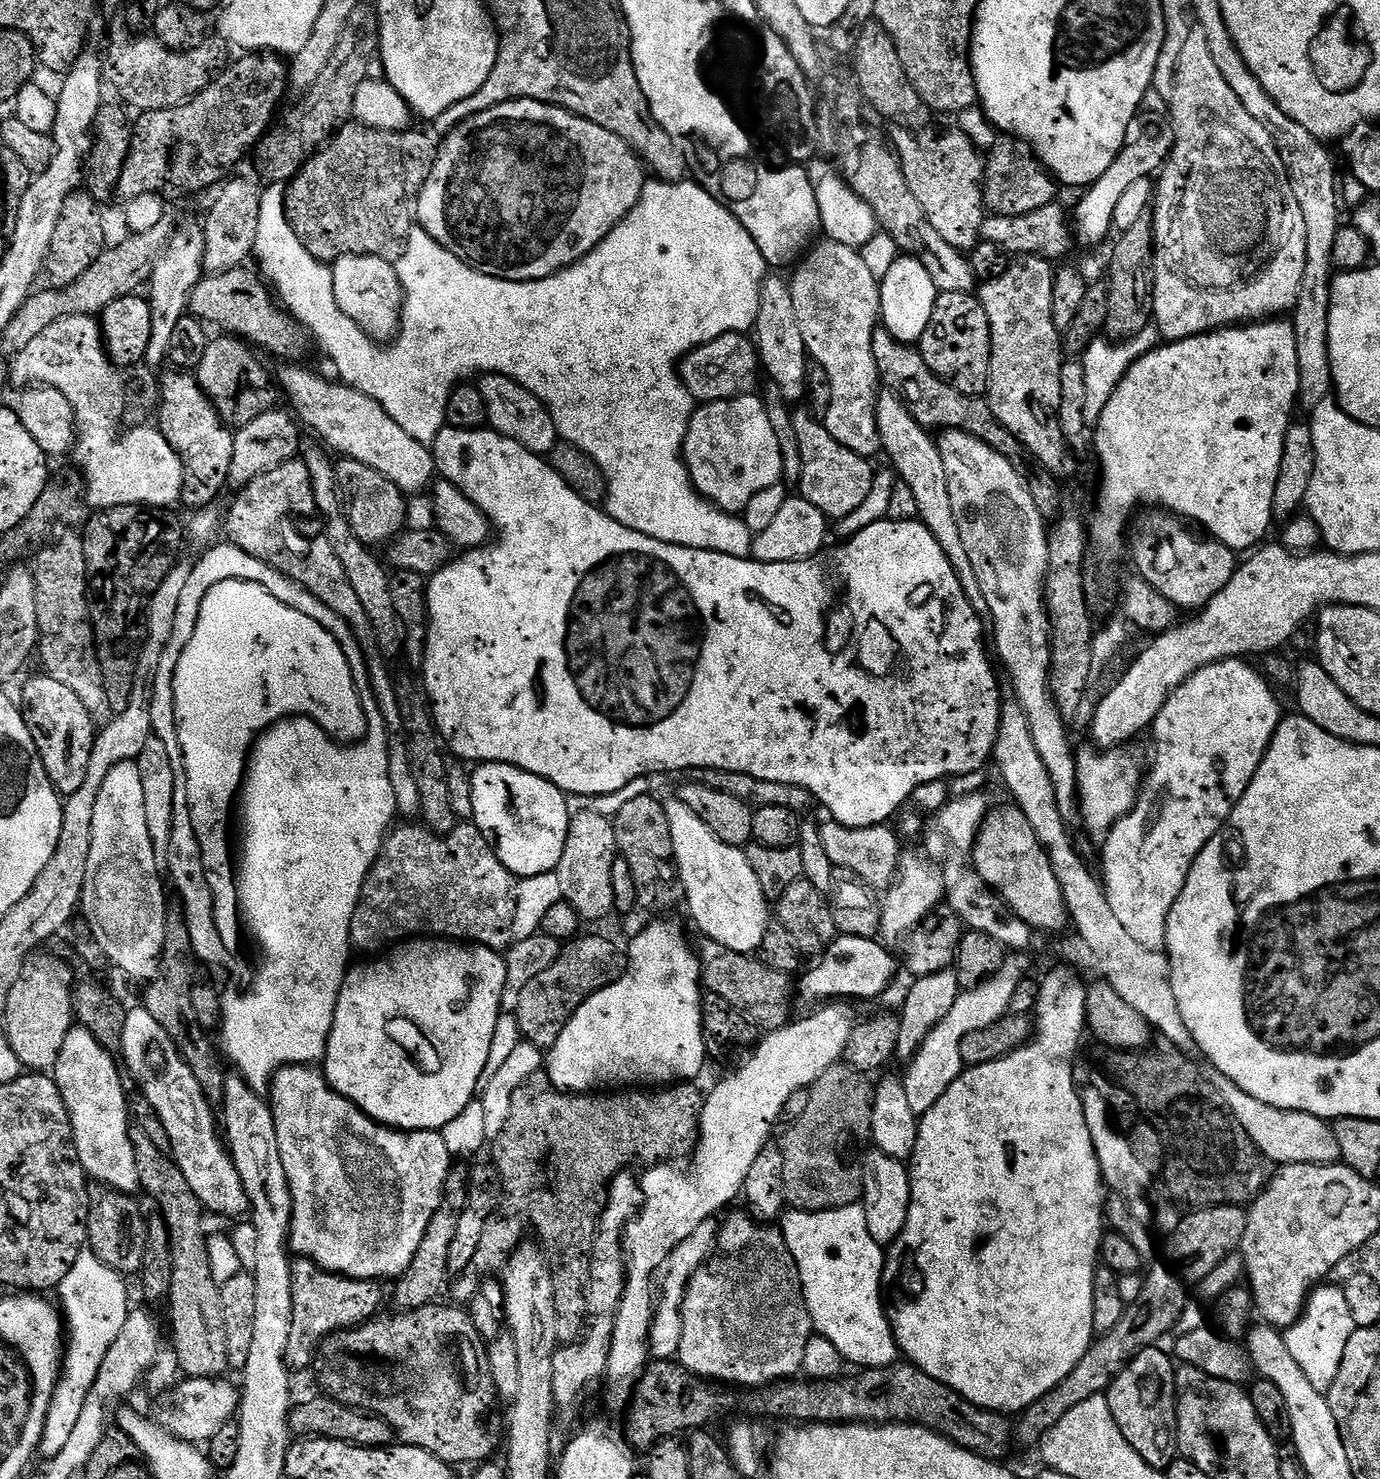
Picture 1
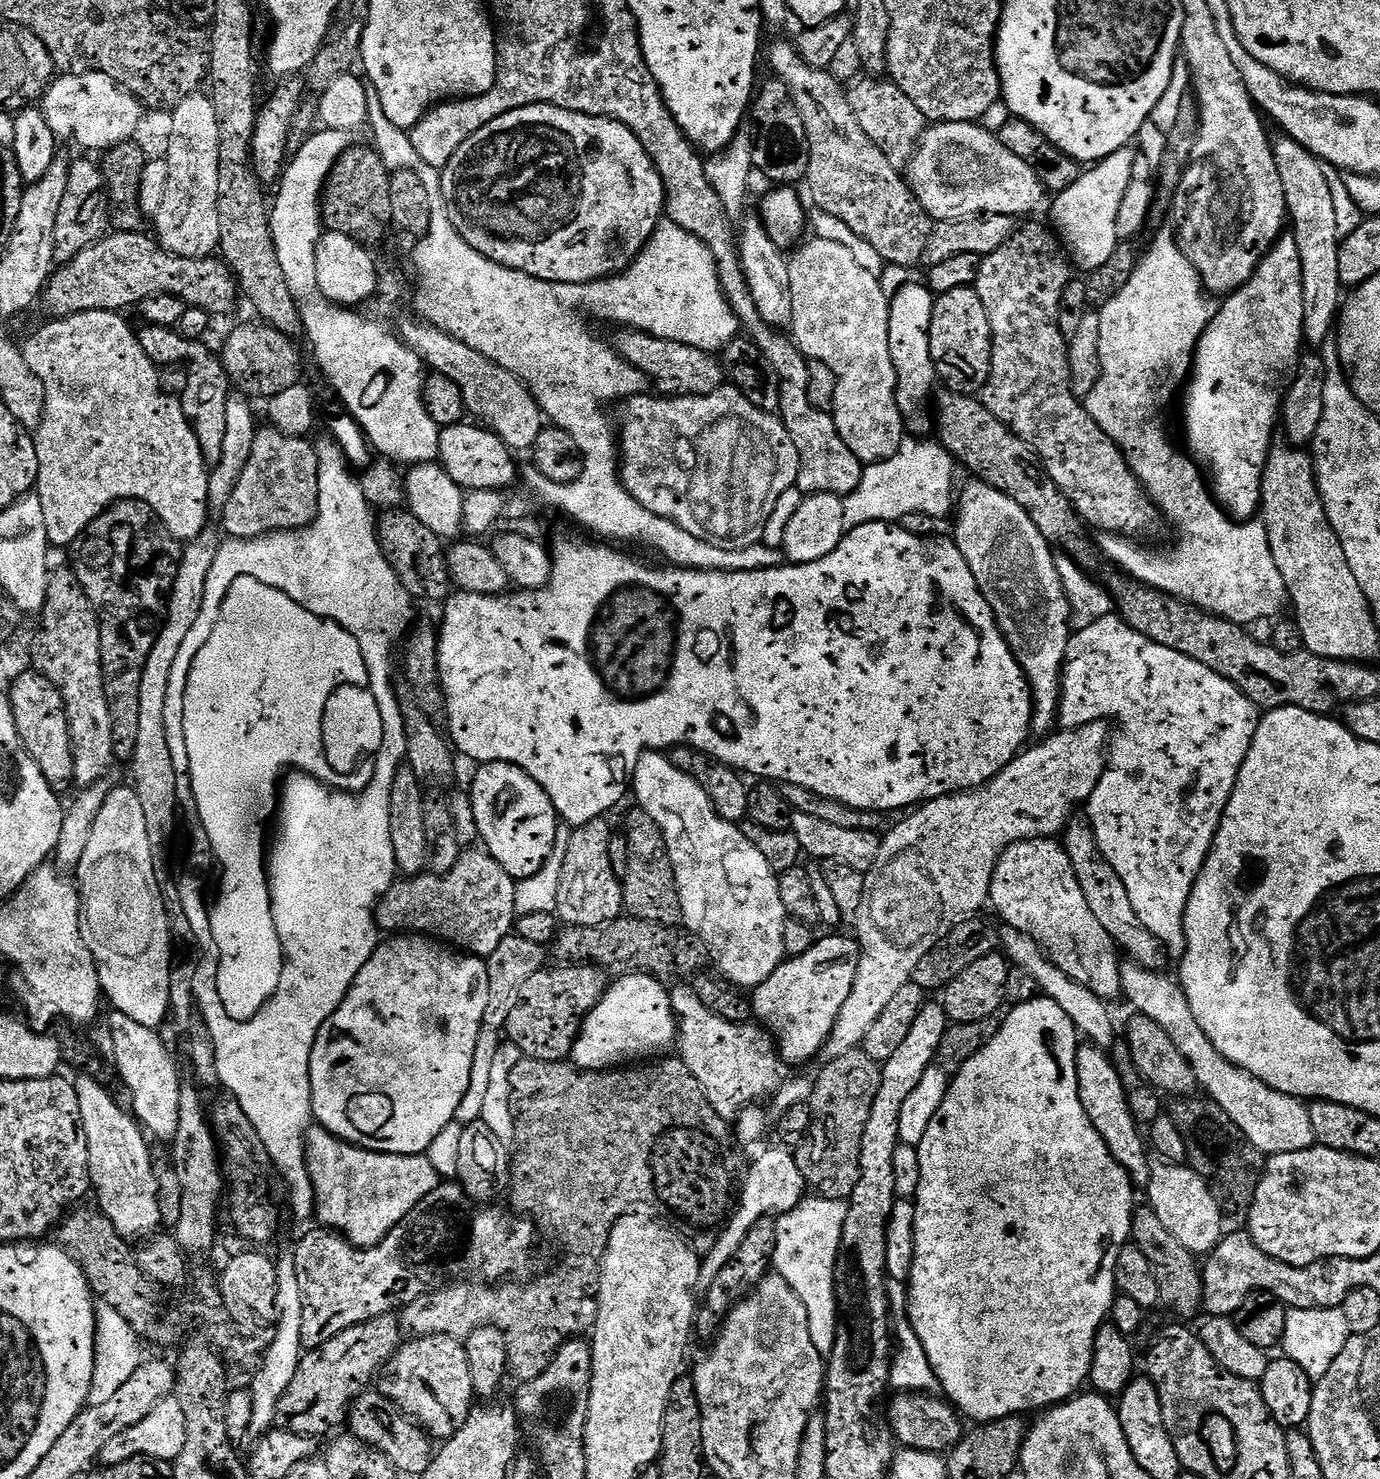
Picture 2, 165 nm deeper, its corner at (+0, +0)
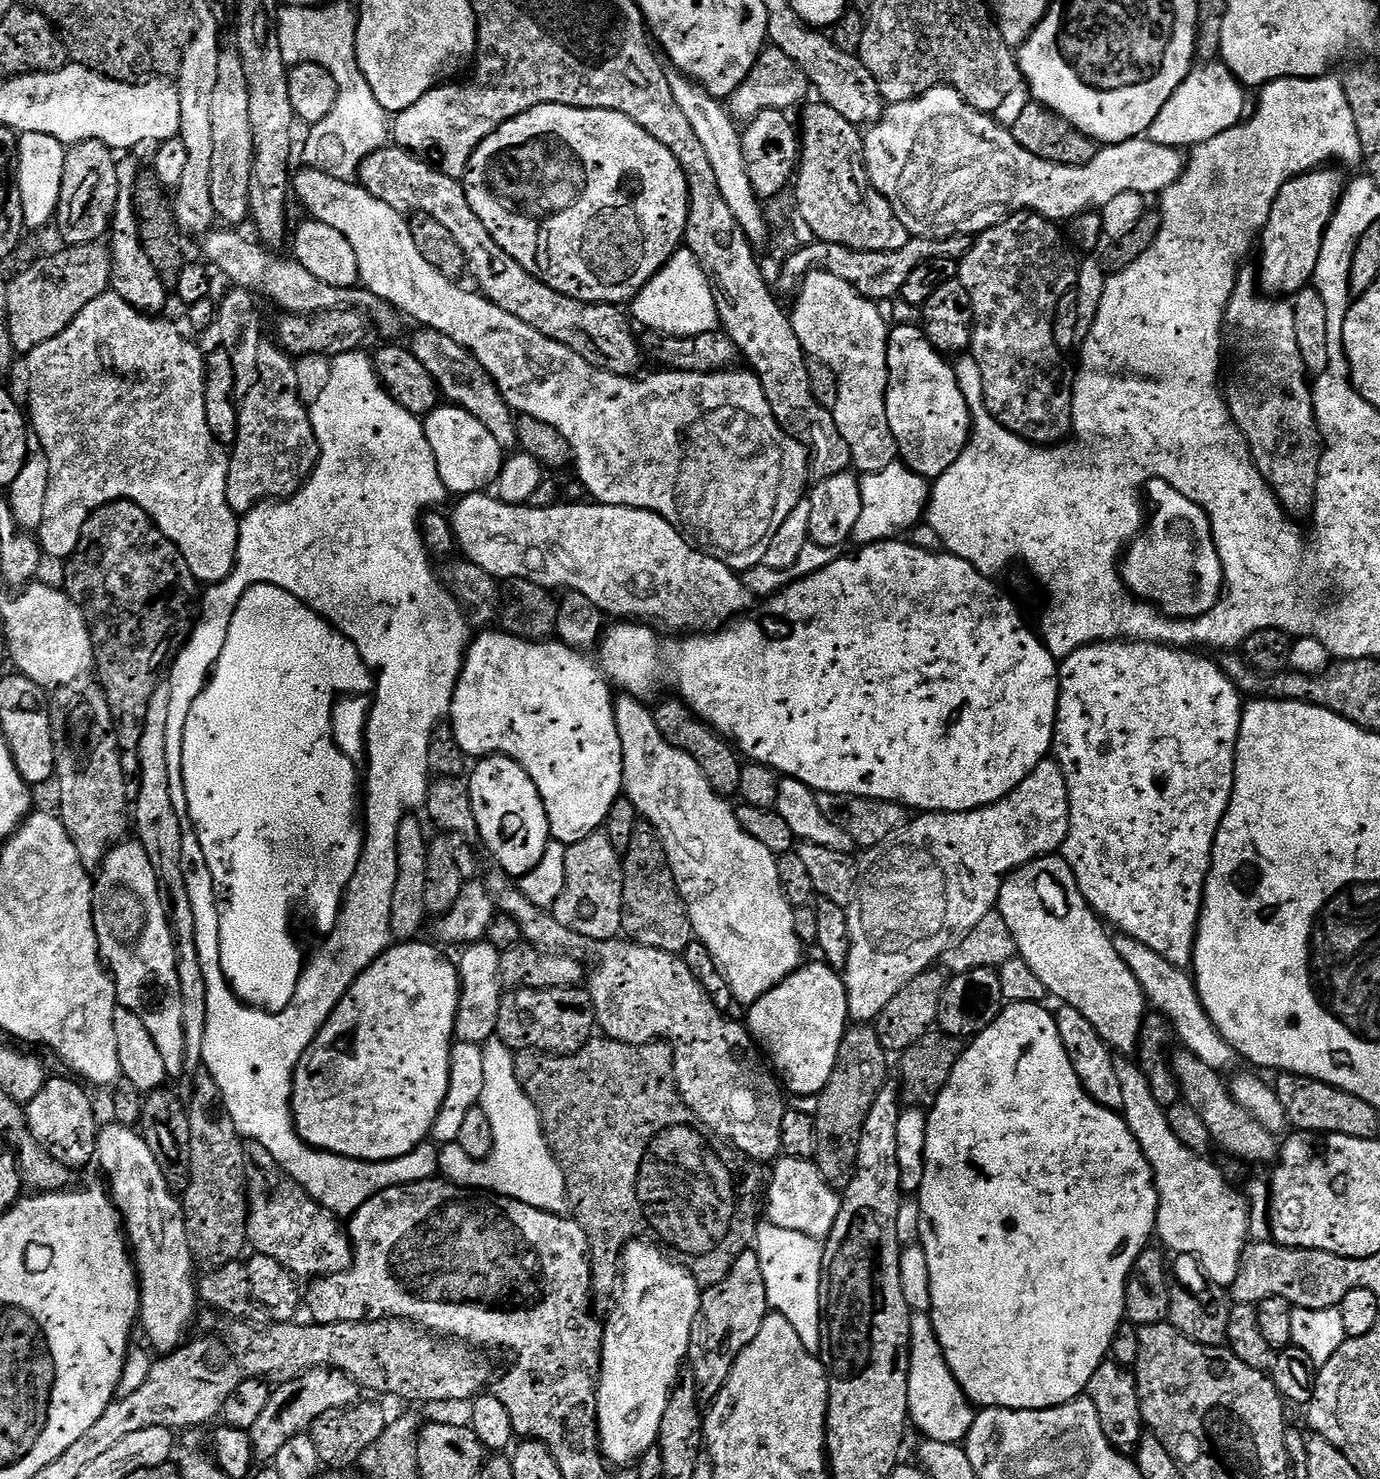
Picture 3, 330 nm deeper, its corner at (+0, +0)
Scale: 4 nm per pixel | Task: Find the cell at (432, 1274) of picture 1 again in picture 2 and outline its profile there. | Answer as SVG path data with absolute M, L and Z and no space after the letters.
M387 1312L366 1323L355 1324L320 1348L309 1349L300 1359L294 1379L279 1400L276 1424L279 1429L313 1438L328 1433L347 1419L352 1401L365 1391L372 1380L397 1352L404 1335L401 1317Z

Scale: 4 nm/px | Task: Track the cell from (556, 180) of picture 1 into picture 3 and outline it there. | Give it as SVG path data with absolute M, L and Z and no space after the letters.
M543 104L534 106L518 118L510 118L494 134L490 134L477 146L468 163L468 169L464 172L464 193L470 202L470 210L478 214L482 226L490 230L490 238L506 250L526 269L534 278L538 278L546 286L550 286L558 294L569 296L575 300L581 300L587 304L614 304L627 305L636 299L636 295L645 288L658 274L658 270L664 268L667 262L676 252L679 252L685 243L684 231L688 225L688 183L686 174L682 174L682 166L678 166L678 158L658 142L658 138L650 138L642 126L638 126L626 114L614 110L602 110L601 108L575 108L574 106L562 106L561 104Z

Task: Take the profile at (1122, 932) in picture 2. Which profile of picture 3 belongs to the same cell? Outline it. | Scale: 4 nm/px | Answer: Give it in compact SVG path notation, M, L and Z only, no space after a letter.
M1123 934L1117 935L1115 942L1118 954L1124 959L1126 966L1130 966L1134 978L1138 978L1138 986L1144 991L1145 1001L1172 1023L1175 1039L1179 1043L1180 1040L1184 1043L1181 1044L1183 1051L1194 1054L1194 1058L1202 1058L1206 1066L1210 1066L1218 1073L1231 1073L1238 1063L1236 1051L1234 1046L1230 1046L1230 1042L1226 1042L1226 1038L1222 1038L1210 1014L1206 1014L1196 989L1195 979L1185 969L1177 968L1169 960L1162 958L1162 954L1150 950L1150 946L1142 942L1131 940L1129 936Z

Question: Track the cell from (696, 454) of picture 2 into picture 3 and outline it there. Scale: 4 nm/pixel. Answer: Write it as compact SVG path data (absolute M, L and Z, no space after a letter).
M304 166L301 167L301 169L302 170L300 172L298 170L293 175L293 178L290 182L290 186L293 195L295 196L295 199L297 196L301 204L309 211L308 214L311 219L316 219L326 226L333 227L334 230L341 233L342 236L346 238L348 242L350 242L350 246L352 246L354 249L354 256L358 261L358 270L360 276L359 281L361 282L361 285L365 287L368 292L374 294L380 300L386 301L389 305L391 305L394 309L400 312L401 315L404 315L407 319L408 317L410 317L414 321L418 322L417 325L420 325L421 327L427 327L430 329L438 330L439 333L446 334L448 338L453 338L454 342L458 342L458 346L462 346L464 349L467 350L467 352L471 352L472 357L474 357L474 359L478 361L478 363L482 365L482 367L485 368L485 370L487 370L487 372L490 374L490 378L498 386L498 390L502 394L502 398L505 402L508 403L508 407L512 409L513 413L519 414L520 416L533 416L534 418L538 418L538 422L547 422L548 425L554 426L554 430L558 430L559 432L561 432L562 438L566 438L566 442L570 442L570 450L572 451L572 464L574 465L574 469L576 468L576 476L578 479L581 480L582 483L584 483L585 490L588 491L590 495L592 495L589 497L591 497L591 499L595 501L595 503L609 504L610 506L630 506L631 508L641 508L642 510L650 510L651 512L656 512L662 518L666 518L666 522L670 522L672 525L674 525L674 527L676 527L676 529L681 534L683 534L686 539L688 539L689 544L699 548L705 556L713 556L714 558L718 558L718 562L722 562L725 566L727 566L727 568L731 568L737 573L743 574L746 569L753 568L754 566L758 566L759 564L763 564L764 559L766 558L766 550L770 550L770 541L774 539L774 534L778 534L778 529L782 527L782 522L786 522L786 517L788 517L788 515L790 514L790 510L794 510L794 506L798 506L798 502L800 500L805 499L806 493L809 491L810 483L808 484L808 480L810 481L810 465L808 462L807 450L805 450L805 448L803 448L803 446L801 446L801 444L798 443L793 436L789 436L787 432L784 432L782 430L782 426L778 426L778 422L776 421L776 419L774 418L774 414L770 410L770 402L766 398L766 394L762 390L760 380L756 376L755 372L751 370L743 370L744 372L736 372L737 370L721 370L719 372L713 373L669 372L667 370L656 370L656 373L654 373L653 376L641 375L639 378L637 378L636 376L616 376L612 372L604 372L600 368L595 368L594 365L588 364L586 362L586 358L582 358L578 354L574 354L574 350L570 350L566 346L562 346L558 342L554 342L550 338L546 338L538 330L534 330L534 326L526 326L526 322L522 322L518 318L514 318L514 314L506 314L506 310L502 310L494 302L490 302L479 291L471 290L472 292L467 292L467 290L464 289L462 286L463 283L450 280L444 275L438 273L438 270L436 270L434 266L432 266L430 262L426 261L426 258L423 258L422 254L419 253L418 246L416 246L414 243L414 236L411 228L411 223L405 218L405 215L401 212L394 210L394 208L392 206L387 205L386 202L382 202L382 200L377 198L377 196L370 194L367 190L365 190L363 185L354 183L353 181L338 179L336 176L330 175L328 172L324 172L318 168L310 168Z

